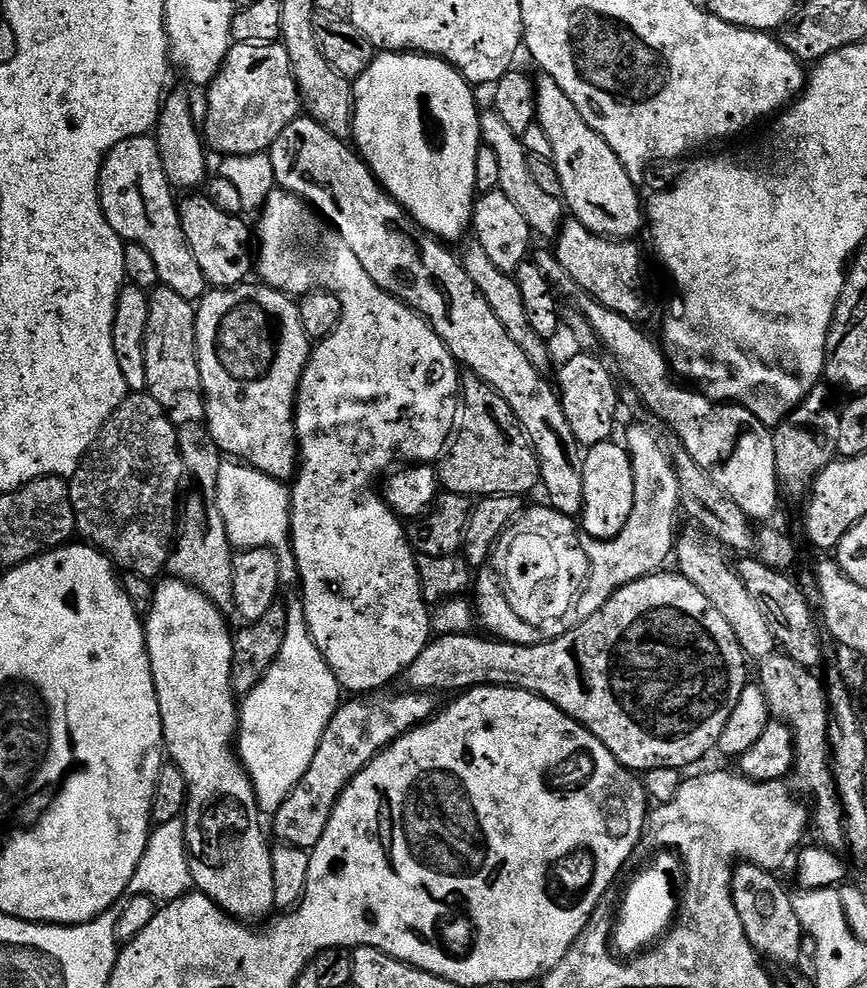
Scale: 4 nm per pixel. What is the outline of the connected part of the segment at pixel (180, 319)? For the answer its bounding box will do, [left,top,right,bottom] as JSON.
[146,286,205,422]

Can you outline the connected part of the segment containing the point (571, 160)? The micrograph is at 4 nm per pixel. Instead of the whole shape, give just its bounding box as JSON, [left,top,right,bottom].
[534,74,646,226]

